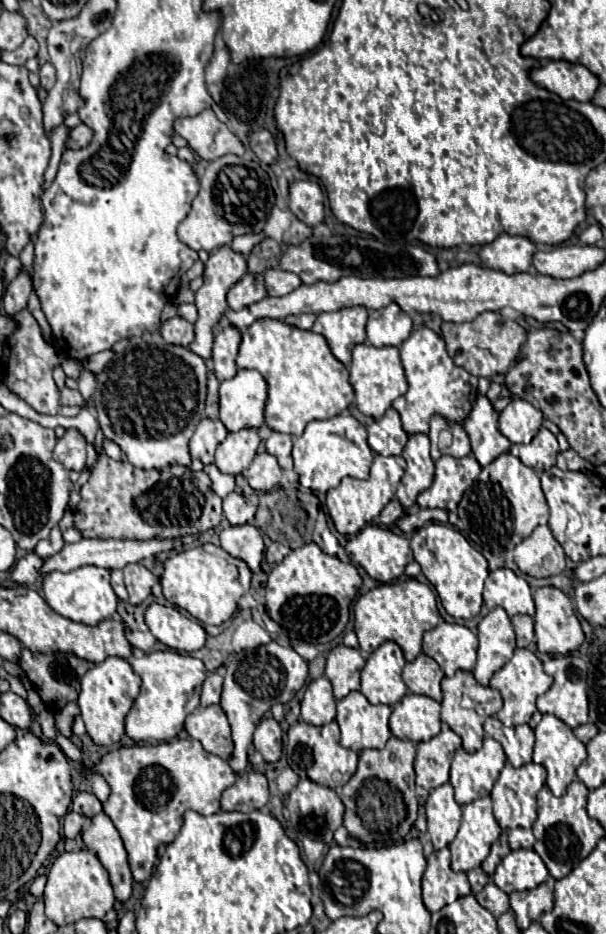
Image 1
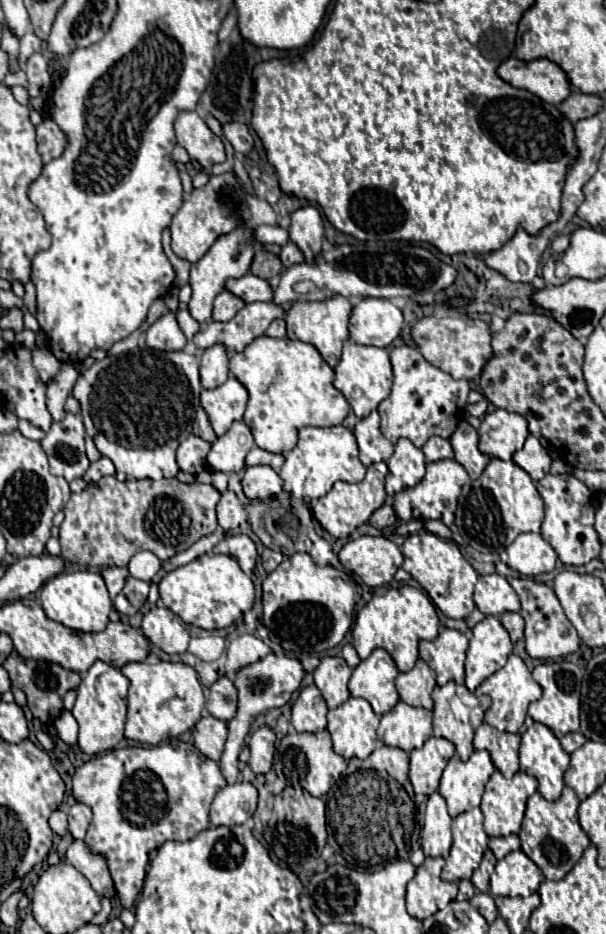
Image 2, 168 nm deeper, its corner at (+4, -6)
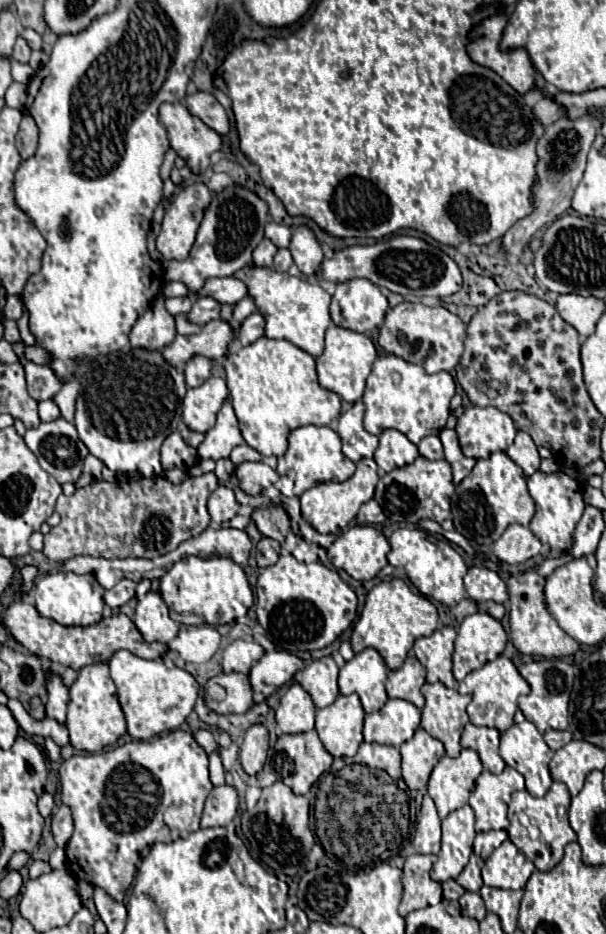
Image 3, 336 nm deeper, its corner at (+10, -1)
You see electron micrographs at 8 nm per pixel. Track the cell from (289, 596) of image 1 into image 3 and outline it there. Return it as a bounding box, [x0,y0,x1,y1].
[255,552,357,652]

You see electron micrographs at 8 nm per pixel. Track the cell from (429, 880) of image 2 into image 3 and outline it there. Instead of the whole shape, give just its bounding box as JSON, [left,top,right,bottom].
[399,854,443,916]

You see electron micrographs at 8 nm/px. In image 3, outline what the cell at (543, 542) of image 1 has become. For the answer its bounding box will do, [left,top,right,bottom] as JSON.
[493,524,541,564]

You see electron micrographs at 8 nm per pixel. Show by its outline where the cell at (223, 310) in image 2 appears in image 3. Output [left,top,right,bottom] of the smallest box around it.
[187,296,219,326]

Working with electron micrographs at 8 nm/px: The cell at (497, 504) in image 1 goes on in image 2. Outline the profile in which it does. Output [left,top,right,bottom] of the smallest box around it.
[455,459,543,553]

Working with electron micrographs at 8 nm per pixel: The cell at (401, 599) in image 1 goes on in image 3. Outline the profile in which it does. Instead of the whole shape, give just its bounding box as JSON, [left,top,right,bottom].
[351,578,437,670]

